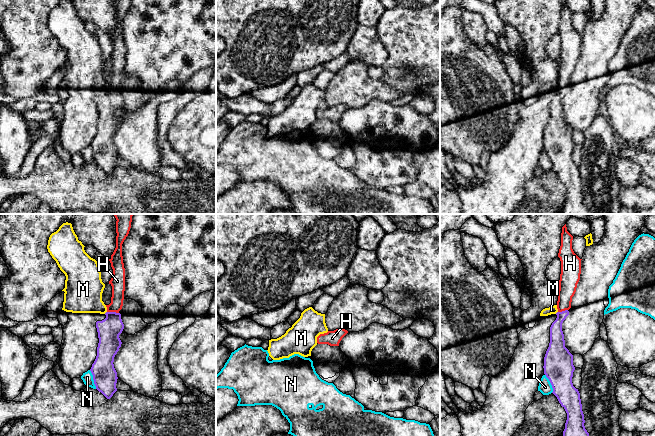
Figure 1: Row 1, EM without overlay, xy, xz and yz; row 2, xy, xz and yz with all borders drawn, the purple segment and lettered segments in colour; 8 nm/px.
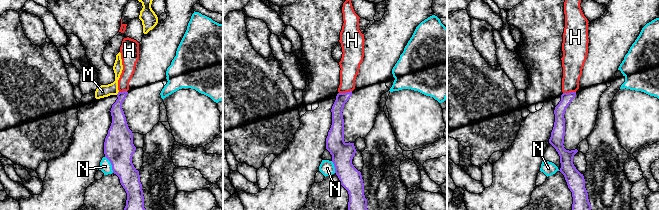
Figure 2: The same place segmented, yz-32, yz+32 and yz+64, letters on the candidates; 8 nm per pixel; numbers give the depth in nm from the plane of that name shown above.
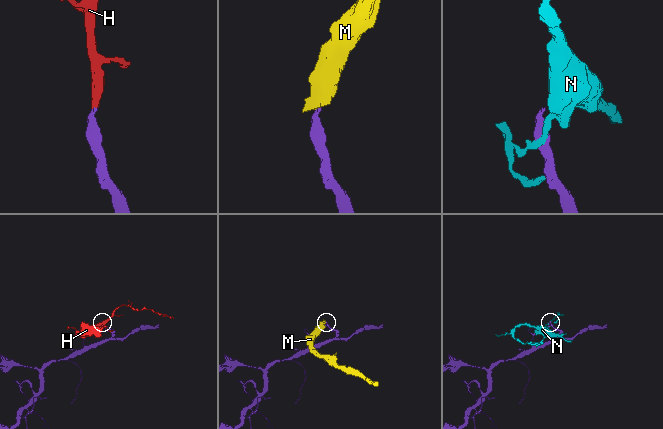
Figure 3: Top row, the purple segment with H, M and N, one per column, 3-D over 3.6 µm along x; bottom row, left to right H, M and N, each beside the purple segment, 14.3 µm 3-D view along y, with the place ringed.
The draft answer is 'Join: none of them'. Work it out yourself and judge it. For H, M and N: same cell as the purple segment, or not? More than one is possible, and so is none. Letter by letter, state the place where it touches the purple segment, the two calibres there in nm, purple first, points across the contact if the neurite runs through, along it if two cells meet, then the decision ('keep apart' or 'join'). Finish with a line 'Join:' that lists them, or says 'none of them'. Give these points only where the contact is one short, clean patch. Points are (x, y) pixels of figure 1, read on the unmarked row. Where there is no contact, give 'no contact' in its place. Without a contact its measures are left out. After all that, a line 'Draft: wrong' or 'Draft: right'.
H: meets purple in xy at (113, 88); 190 nm thick on the purple side, 120 nm on the other; border along xy (107, 87), (118, 89); keep apart
M: no contact; keep apart
N: meets purple in xy at (93, 155); 190 nm thick on the purple side, 90 nm on the other; border along xy (89, 146), (96, 164); keep apart
Join: none of them
Draft: right

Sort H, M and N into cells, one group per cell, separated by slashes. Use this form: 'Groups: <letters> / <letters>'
Groups: H / M / N

